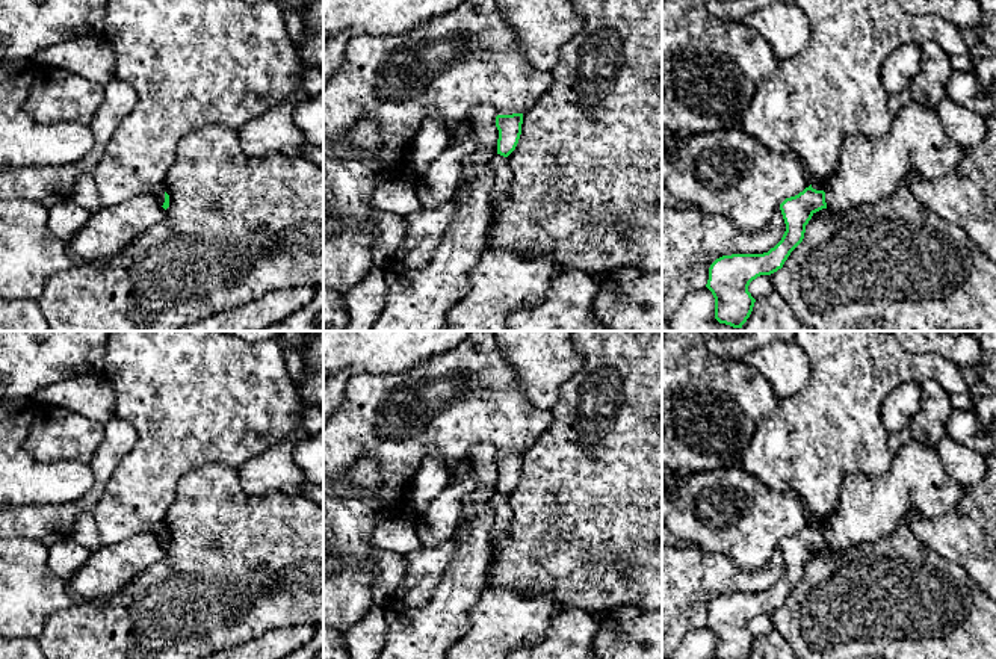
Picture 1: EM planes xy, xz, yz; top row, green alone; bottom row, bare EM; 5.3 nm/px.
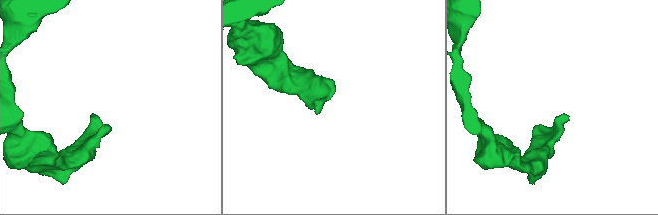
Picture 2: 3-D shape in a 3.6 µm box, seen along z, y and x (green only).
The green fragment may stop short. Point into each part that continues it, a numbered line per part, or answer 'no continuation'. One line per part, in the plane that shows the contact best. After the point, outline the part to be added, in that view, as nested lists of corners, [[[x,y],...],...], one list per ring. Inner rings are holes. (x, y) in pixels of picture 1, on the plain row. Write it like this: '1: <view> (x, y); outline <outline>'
no continuation

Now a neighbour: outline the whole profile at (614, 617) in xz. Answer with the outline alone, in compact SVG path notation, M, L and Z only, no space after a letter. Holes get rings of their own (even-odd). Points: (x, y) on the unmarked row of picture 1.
M612 609L609 612L597 614L595 620L599 624L608 624L611 627L623 623L626 618L632 617L635 612L630 609Z

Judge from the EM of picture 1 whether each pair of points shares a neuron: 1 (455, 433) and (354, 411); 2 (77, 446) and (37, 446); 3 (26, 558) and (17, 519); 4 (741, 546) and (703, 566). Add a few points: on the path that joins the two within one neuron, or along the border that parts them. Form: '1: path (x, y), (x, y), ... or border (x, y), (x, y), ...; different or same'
1: path (428, 433), (402, 445), (374, 439); same
2: path (67, 446), (47, 446); same
3: border (15, 537), (37, 540), (47, 547); different
4: border (689, 546), (718, 550), (742, 567), (757, 569); different

